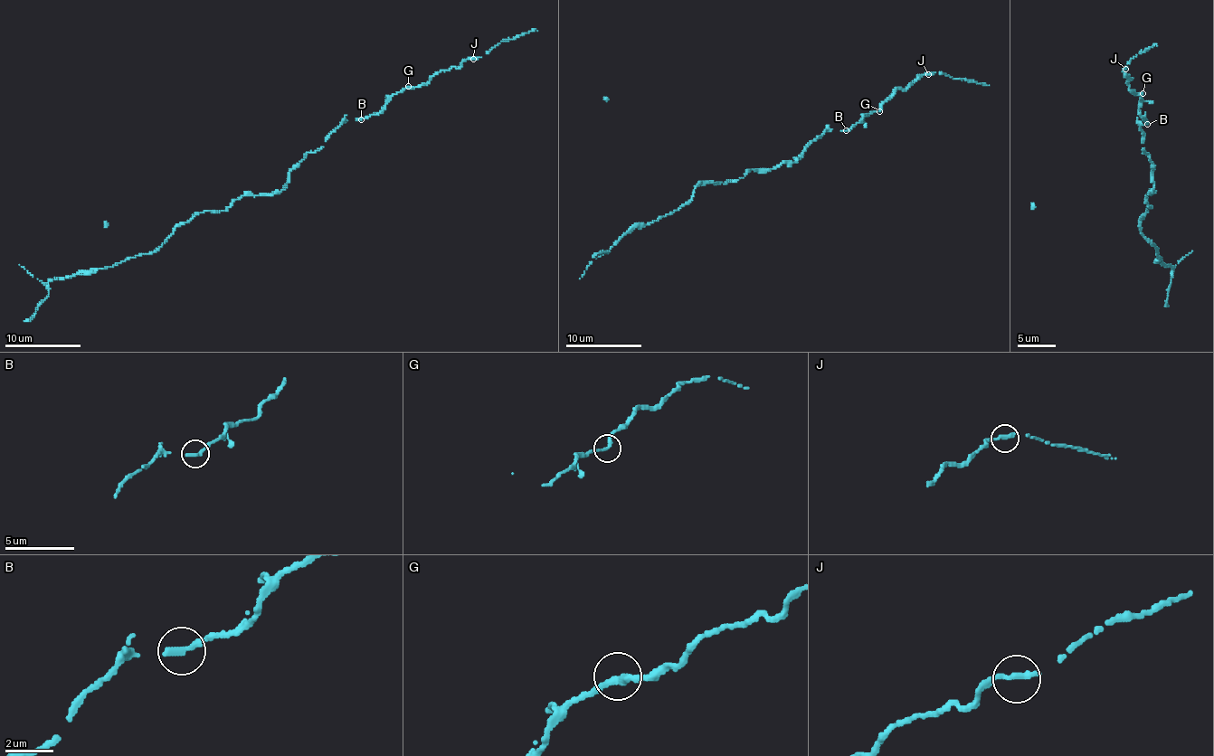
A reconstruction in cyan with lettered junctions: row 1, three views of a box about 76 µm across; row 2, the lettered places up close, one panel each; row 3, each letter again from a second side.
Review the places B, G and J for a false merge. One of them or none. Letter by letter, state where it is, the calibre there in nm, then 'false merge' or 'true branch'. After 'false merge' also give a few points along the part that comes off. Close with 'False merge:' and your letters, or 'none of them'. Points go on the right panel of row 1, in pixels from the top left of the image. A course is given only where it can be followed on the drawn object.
B: (1147, 124) | 400 nm | true branch
G: (1142, 93) | 280 nm | true branch
J: (1125, 69) | 360 nm | true branch
False merge: none of them

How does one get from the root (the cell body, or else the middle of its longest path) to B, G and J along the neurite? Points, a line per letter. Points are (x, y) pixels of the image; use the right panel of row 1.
B: (1152, 180), (1154, 165), (1143, 150), (1145, 136), (1140, 128), (1142, 123), (1147, 124)
G: (1152, 180), (1154, 165), (1143, 150), (1145, 136), (1140, 128), (1142, 123), (1147, 124), (1139, 112), (1142, 93)
J: (1152, 180), (1154, 165), (1140, 128), (1147, 124), (1139, 112), (1142, 95), (1128, 89), (1125, 69)

